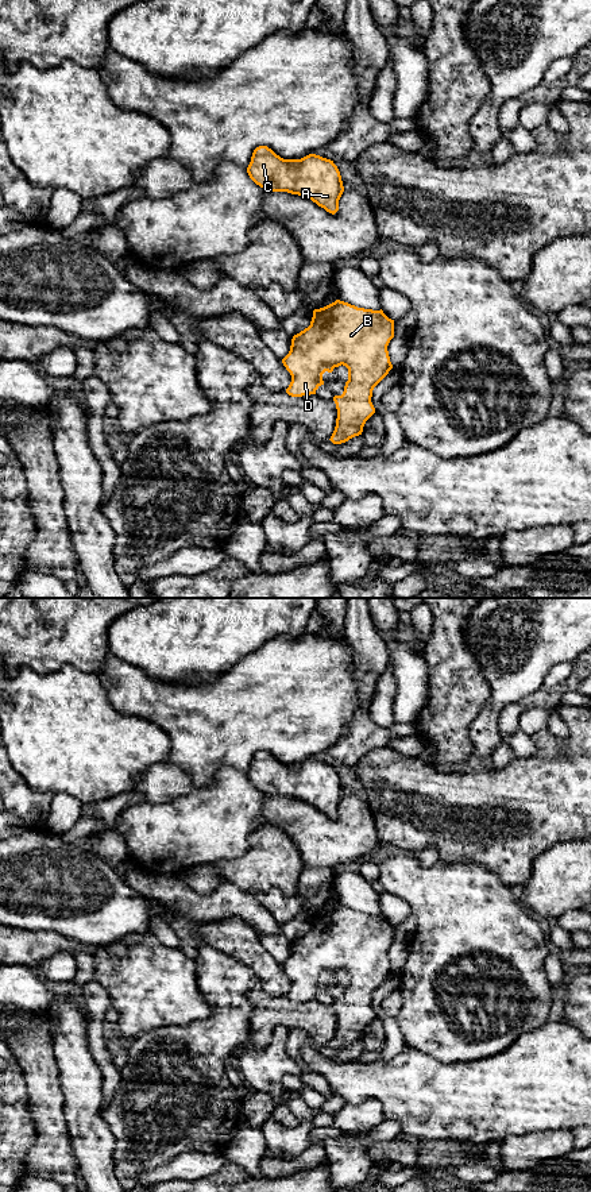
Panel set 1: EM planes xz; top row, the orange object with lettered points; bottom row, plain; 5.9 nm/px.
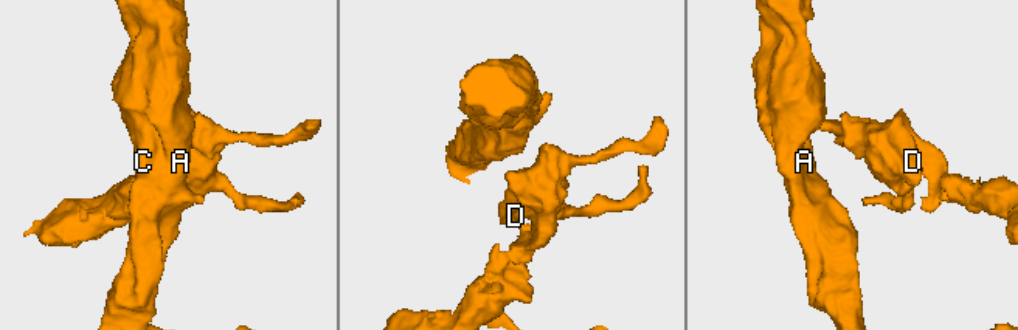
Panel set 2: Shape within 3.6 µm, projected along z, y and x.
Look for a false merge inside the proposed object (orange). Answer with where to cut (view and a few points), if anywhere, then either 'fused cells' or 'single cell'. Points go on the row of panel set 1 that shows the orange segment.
no cut; single cell

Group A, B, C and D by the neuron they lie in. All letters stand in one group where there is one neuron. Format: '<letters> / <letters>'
A B C D

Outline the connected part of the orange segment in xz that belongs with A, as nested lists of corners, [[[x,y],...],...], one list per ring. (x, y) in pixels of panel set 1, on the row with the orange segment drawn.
[[[259,146],[252,153],[247,173],[264,190],[306,197],[332,215],[339,211],[344,186],[331,159],[316,154],[283,159],[267,146]]]

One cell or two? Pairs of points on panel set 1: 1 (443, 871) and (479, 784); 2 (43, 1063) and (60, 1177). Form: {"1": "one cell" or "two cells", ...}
{"1": "two cells", "2": "two cells"}

